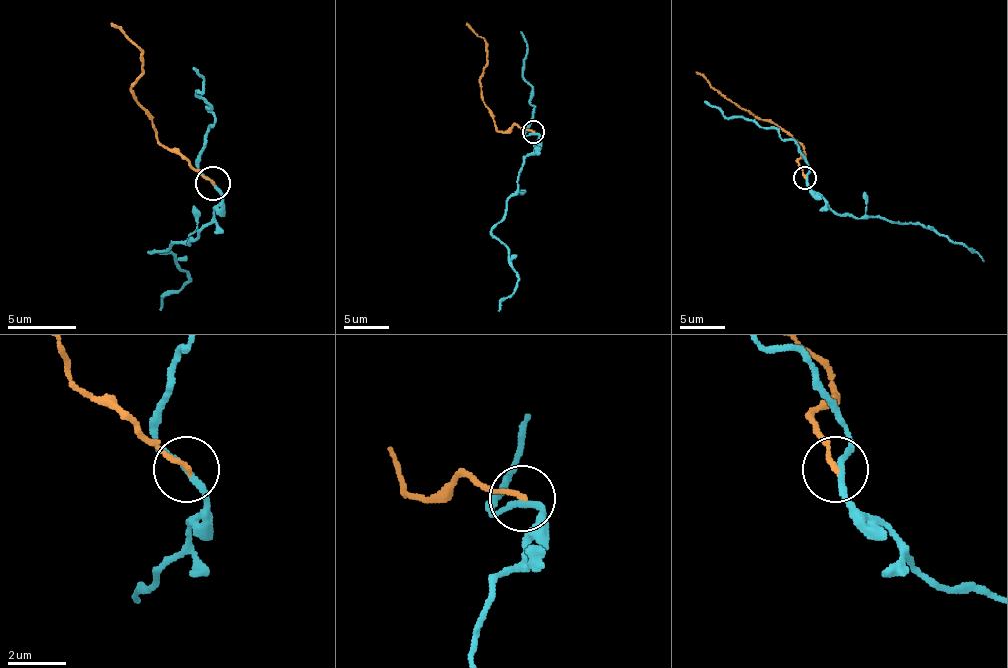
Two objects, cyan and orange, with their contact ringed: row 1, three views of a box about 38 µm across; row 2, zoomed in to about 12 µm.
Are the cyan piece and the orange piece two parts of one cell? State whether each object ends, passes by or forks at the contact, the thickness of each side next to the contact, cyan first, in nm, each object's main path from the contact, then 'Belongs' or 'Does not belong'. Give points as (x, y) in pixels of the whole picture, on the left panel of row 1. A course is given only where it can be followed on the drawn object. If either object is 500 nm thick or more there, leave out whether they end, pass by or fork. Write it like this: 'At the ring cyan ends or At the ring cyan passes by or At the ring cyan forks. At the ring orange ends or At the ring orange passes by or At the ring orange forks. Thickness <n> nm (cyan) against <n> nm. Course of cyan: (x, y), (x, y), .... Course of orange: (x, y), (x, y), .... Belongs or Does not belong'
At the ring cyan passes by. At the ring orange ends. Thickness 200 nm (cyan) against 180 nm. Course of cyan: (213, 184), (220, 204), (196, 239), (148, 253), (168, 253), (189, 277), (165, 294), (161, 311). Course of orange: (213, 184), (168, 149), (134, 101), (130, 87), (141, 77), (141, 49), (110, 22). Does not belong

